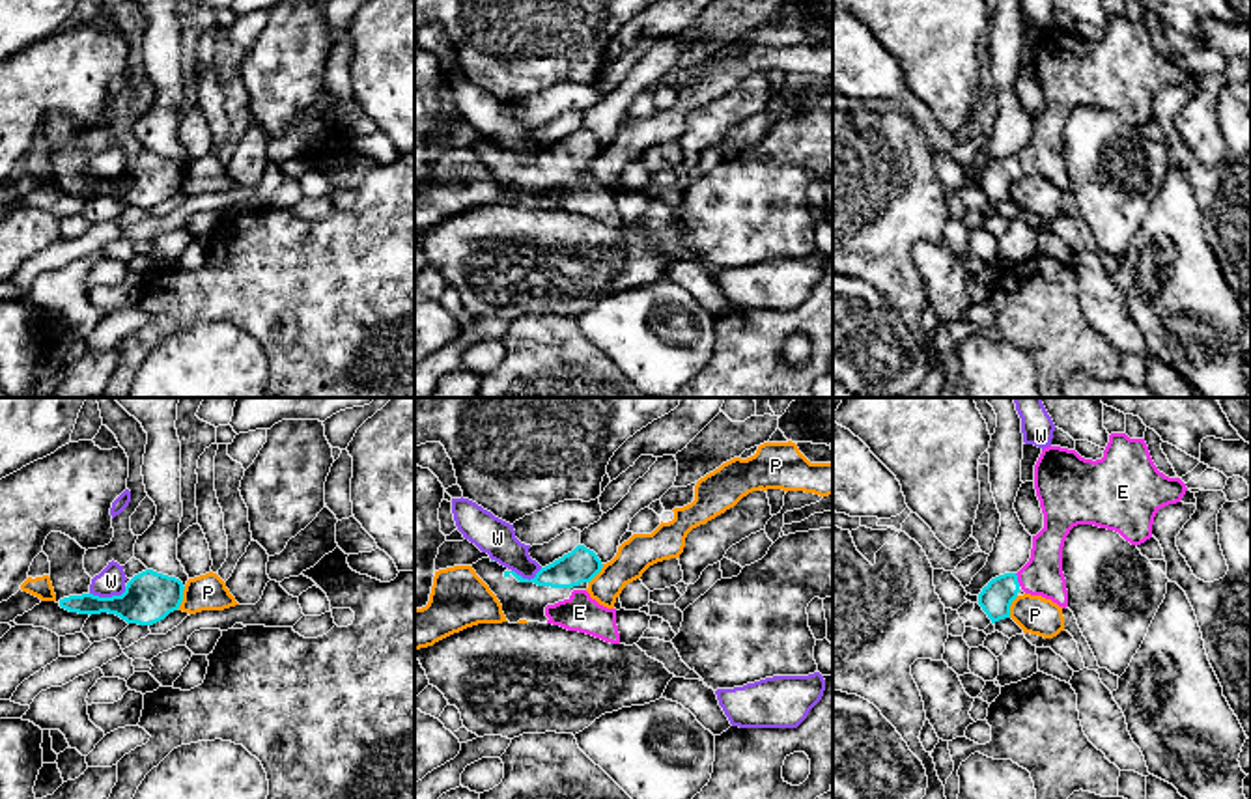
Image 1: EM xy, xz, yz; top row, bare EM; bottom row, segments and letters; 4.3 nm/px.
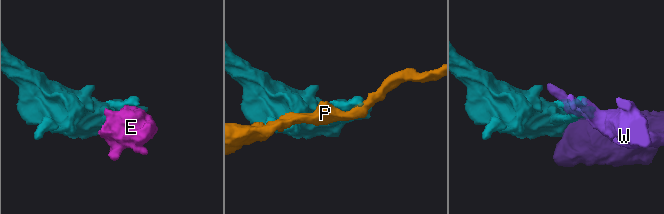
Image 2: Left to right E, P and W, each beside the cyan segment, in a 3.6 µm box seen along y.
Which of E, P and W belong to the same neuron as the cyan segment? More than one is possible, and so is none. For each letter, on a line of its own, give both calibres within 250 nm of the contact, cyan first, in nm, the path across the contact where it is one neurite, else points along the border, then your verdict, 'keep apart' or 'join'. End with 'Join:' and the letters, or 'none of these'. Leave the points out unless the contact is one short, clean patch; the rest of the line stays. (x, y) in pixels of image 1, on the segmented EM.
E: 140/180 nm | across yz (996, 598), (1016, 579), (1042, 575) | join
P: 220/160 nm | keep apart
W: 220/120 nm | keep apart
Join: E

